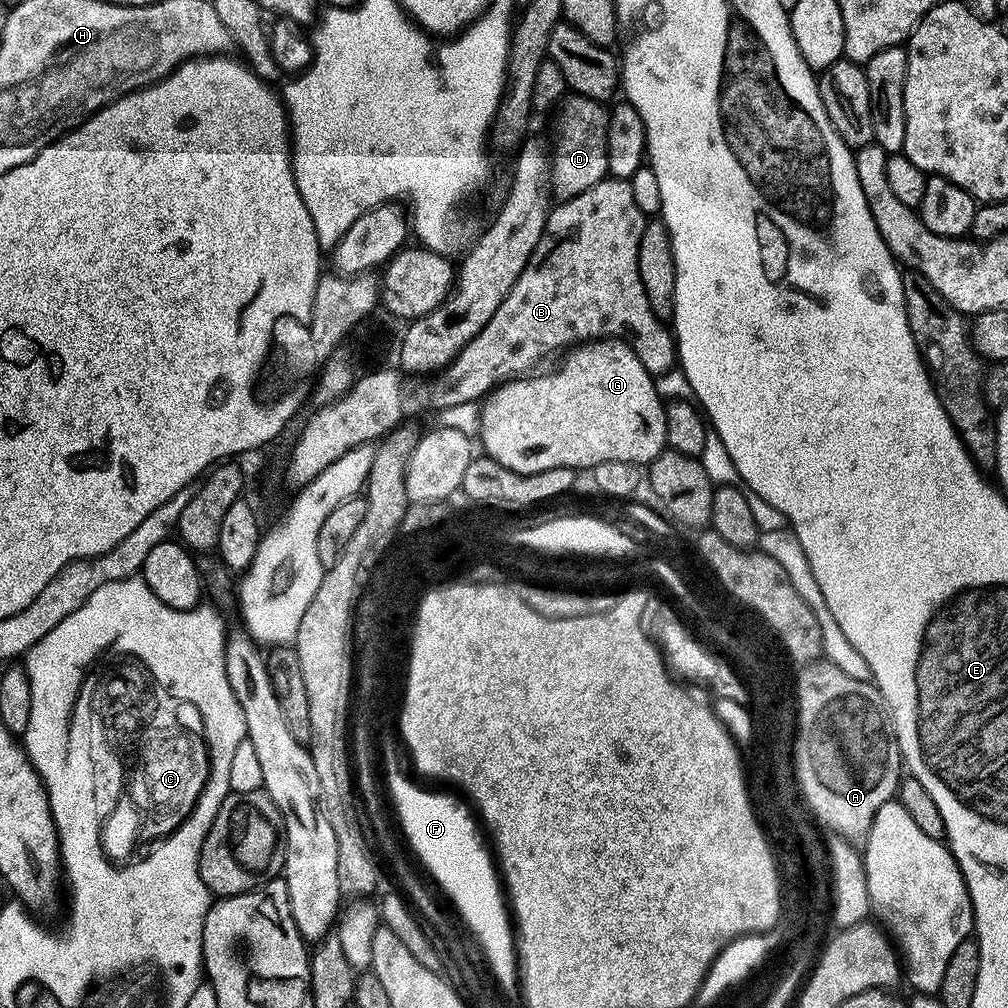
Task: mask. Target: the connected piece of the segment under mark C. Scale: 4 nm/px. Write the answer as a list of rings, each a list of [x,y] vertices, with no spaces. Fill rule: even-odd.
[[[184,726],[169,727],[168,736],[142,745],[136,756],[136,769],[130,772],[134,782],[130,800],[140,811],[139,819],[143,823],[145,837],[163,838],[169,832],[176,831],[177,826],[192,812],[208,780],[208,749],[204,737],[199,731],[188,730]]]

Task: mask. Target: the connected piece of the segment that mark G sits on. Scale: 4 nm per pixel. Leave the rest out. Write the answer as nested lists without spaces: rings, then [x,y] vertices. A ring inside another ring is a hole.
[[[619,338],[615,340],[594,340],[575,345],[564,358],[565,360],[553,372],[541,371],[539,374],[528,374],[523,378],[513,378],[499,385],[483,401],[478,412],[478,440],[480,436],[481,442],[484,443],[483,455],[490,457],[491,460],[498,462],[502,466],[506,466],[506,470],[514,470],[518,474],[538,474],[555,468],[571,468],[573,470],[584,468],[584,470],[591,470],[598,462],[610,462],[611,460],[647,466],[652,463],[652,460],[659,452],[665,451],[668,443],[666,418],[664,417],[666,404],[665,401],[660,401],[660,396],[656,393],[657,381],[652,373],[646,370],[646,366],[642,366],[642,362],[634,354],[631,346],[625,344]]]

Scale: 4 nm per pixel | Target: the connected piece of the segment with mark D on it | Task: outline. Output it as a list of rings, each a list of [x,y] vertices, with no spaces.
[[[575,94],[569,95],[559,108],[556,145],[550,148],[550,192],[557,201],[562,201],[590,190],[590,186],[608,176],[609,109],[599,100]]]

